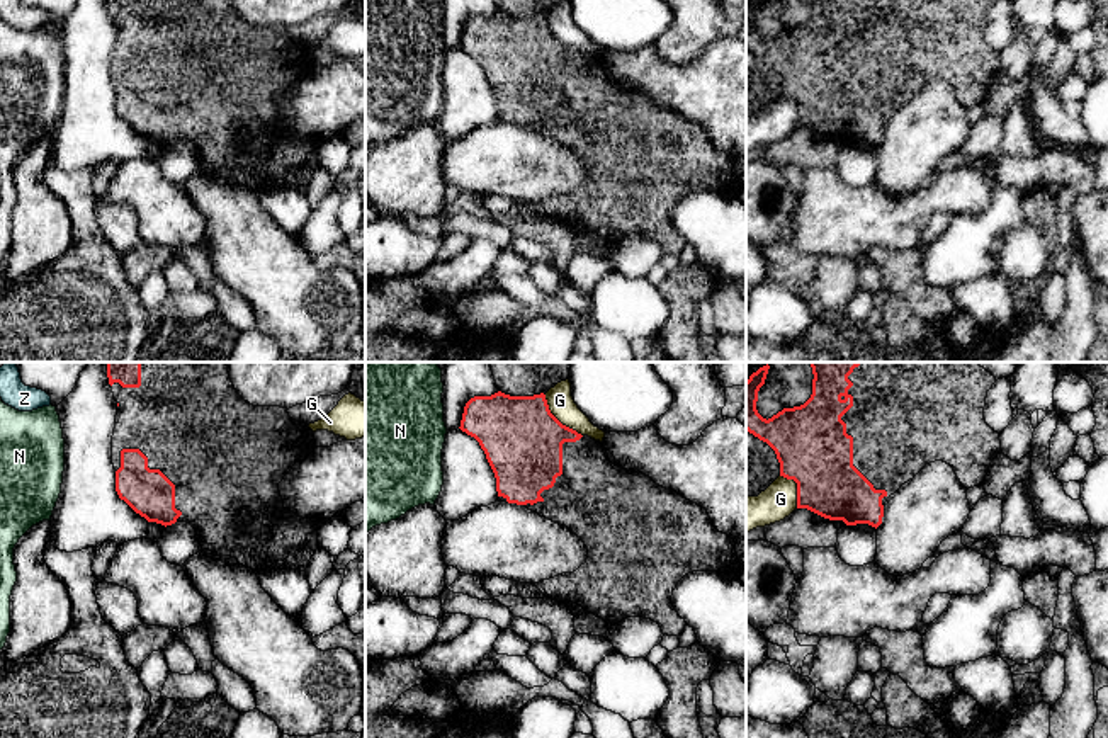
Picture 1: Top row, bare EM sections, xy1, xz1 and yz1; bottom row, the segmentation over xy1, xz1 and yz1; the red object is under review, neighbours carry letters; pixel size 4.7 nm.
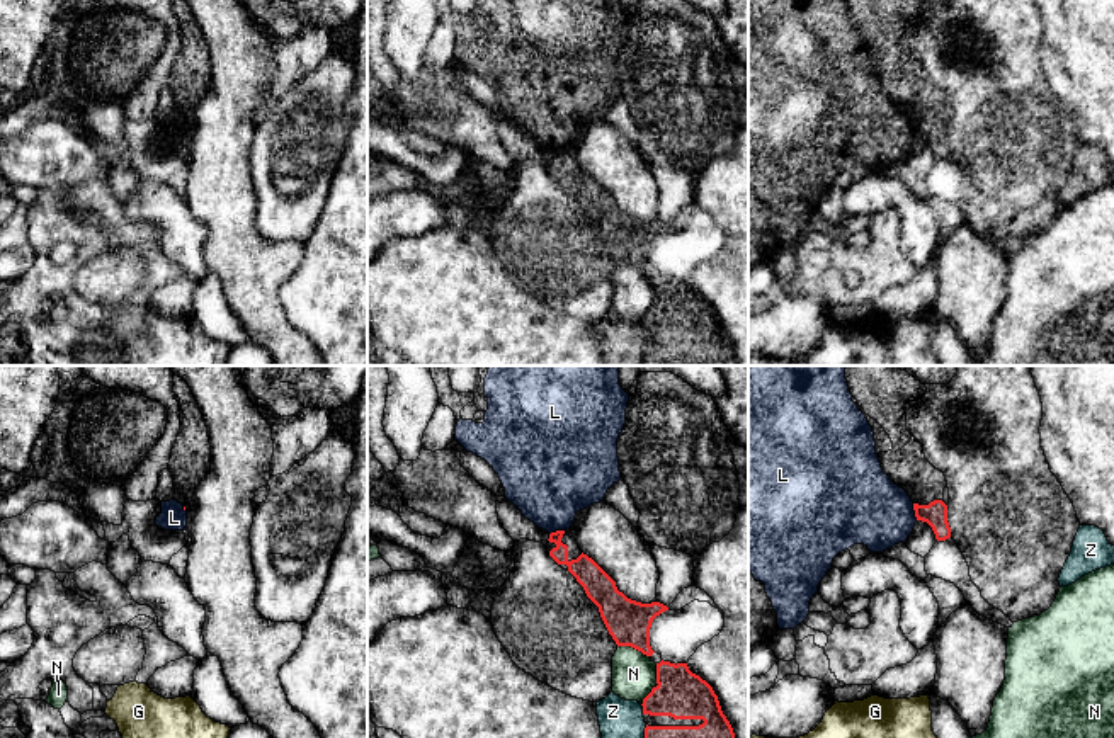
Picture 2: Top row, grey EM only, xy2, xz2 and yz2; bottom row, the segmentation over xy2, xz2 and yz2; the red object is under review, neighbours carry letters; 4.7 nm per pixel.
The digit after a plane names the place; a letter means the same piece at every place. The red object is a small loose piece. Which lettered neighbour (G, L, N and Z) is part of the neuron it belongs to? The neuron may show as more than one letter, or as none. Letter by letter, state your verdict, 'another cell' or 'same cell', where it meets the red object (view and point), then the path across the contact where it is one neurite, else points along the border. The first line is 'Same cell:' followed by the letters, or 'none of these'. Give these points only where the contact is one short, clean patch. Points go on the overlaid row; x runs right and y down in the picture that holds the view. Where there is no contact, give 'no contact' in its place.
Same cell: none of these
G: another cell; contact xz1 (556, 419); border xz1 (544, 395), (549, 410), (582, 436)
L: another cell; contact yz2 (915, 512); border yz2 (912, 504), (917, 519)
N: another cell; contact xz2 (633, 647)
Z: another cell; contact xz2 (643, 709)

